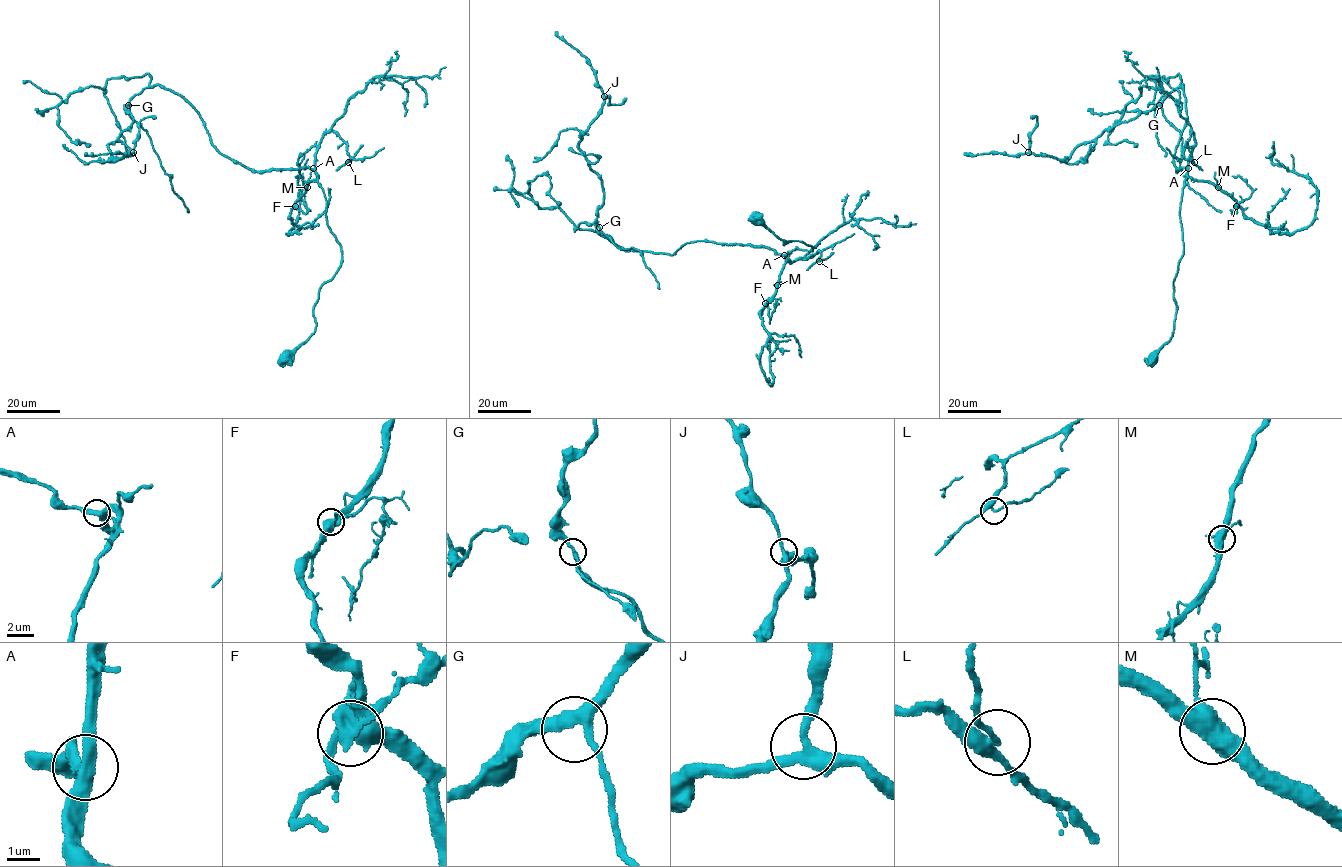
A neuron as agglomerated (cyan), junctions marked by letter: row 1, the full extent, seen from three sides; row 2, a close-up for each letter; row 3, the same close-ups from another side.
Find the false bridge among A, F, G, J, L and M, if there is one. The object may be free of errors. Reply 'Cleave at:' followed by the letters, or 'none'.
Cleave at: none

